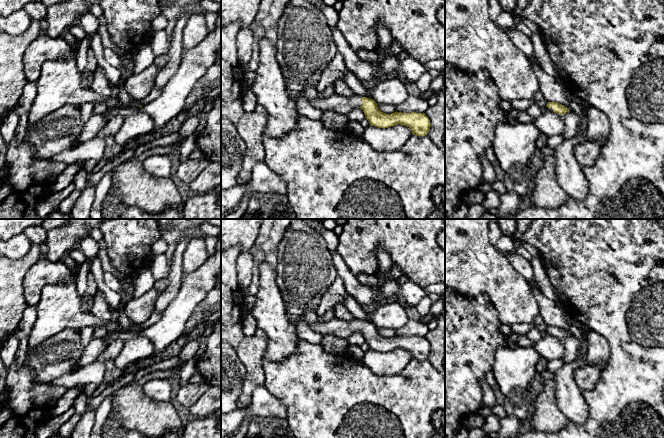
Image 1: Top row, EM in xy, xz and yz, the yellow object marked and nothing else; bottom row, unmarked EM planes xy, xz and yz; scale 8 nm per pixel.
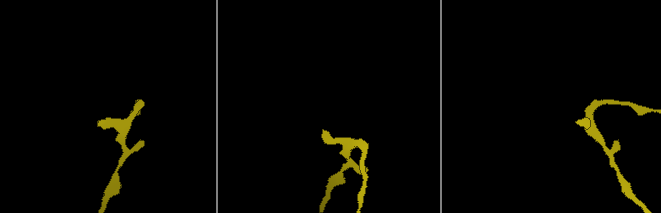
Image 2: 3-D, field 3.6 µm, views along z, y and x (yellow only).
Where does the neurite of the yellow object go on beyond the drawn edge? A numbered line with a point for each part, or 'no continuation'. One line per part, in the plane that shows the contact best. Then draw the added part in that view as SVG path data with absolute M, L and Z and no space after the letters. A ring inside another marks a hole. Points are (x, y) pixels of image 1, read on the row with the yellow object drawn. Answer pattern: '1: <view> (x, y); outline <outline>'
1: xz (336, 103); outline M334 94L328 98L308 99L309 103L316 108L324 111L333 111L342 114L348 114L355 108L362 105L362 96L353 95L349 98Z

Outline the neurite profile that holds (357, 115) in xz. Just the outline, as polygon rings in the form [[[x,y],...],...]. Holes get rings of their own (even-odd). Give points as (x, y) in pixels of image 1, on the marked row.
[[[360,107],[350,111],[347,116],[350,121],[354,122],[361,122],[365,118],[364,112]]]

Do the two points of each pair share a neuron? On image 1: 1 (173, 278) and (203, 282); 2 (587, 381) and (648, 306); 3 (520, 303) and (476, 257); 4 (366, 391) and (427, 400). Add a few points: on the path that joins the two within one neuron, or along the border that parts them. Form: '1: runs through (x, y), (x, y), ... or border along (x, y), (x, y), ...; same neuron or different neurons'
1: border along (184, 274), (181, 286), (171, 300); different neurons
2: border along (601, 370), (598, 382), (593, 388), (588, 390); different neurons
3: runs through (509, 292), (486, 268); same neuron
4: runs through (381, 400), (412, 400); same neuron

